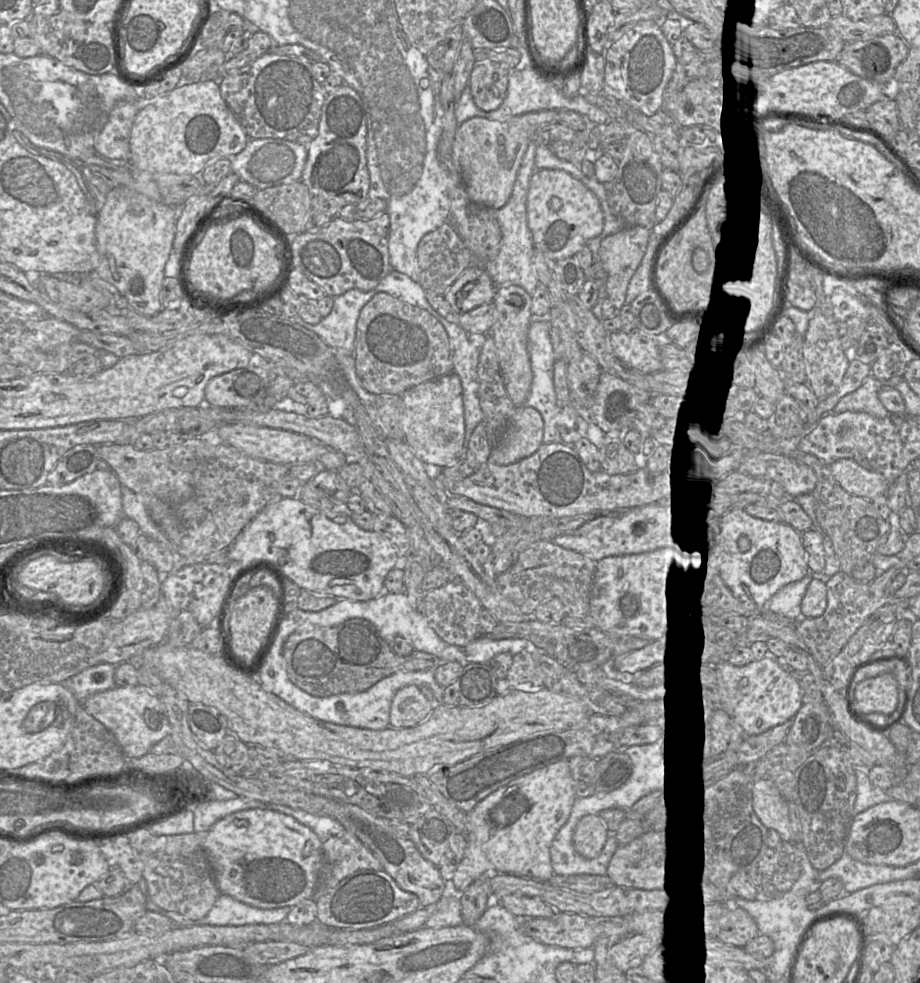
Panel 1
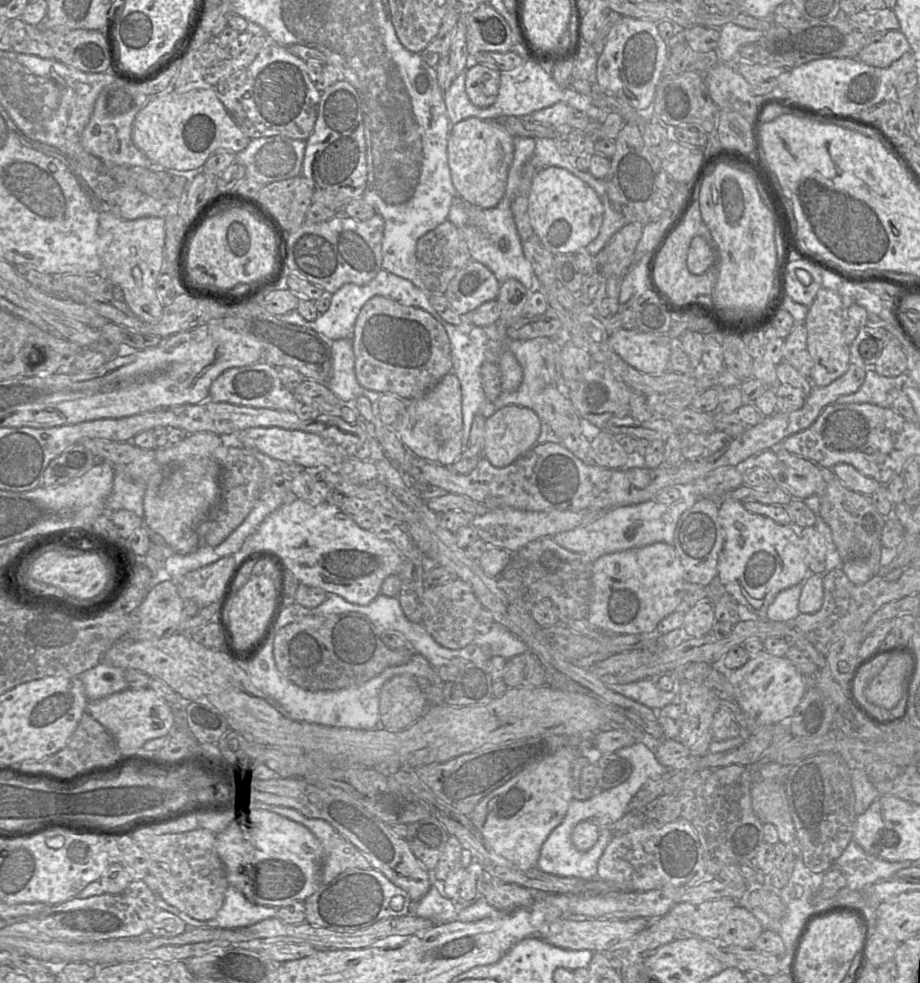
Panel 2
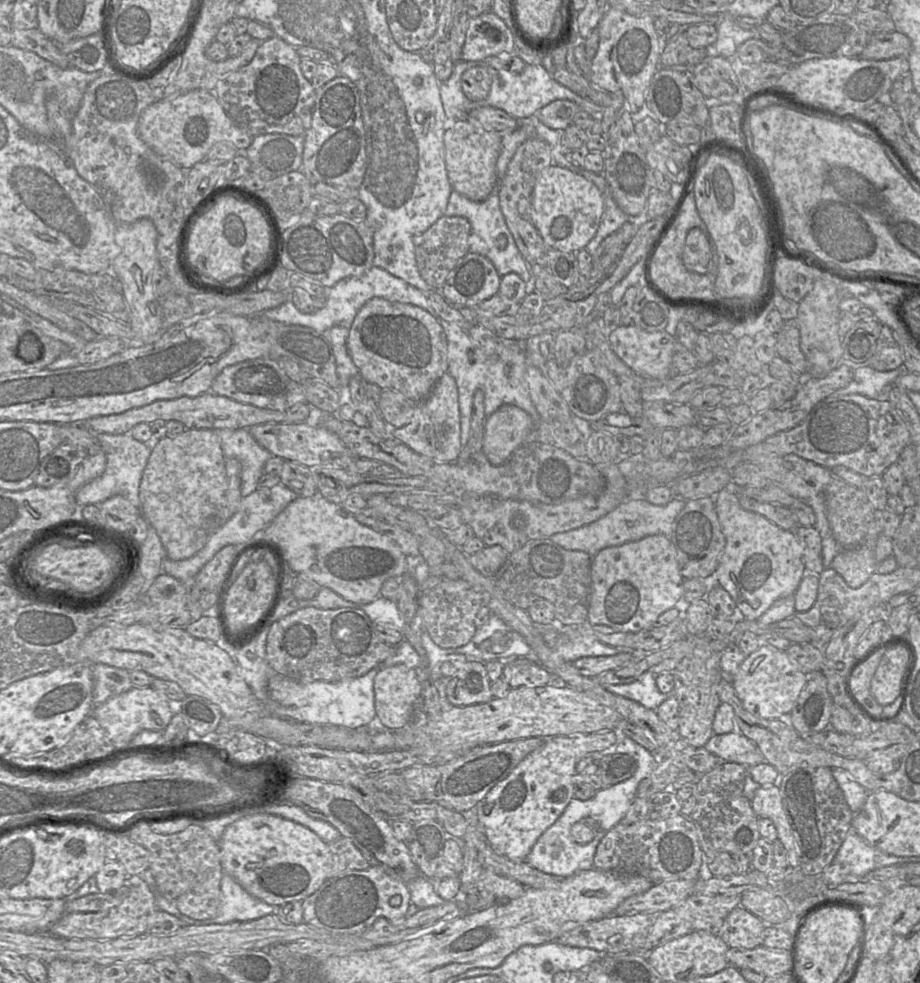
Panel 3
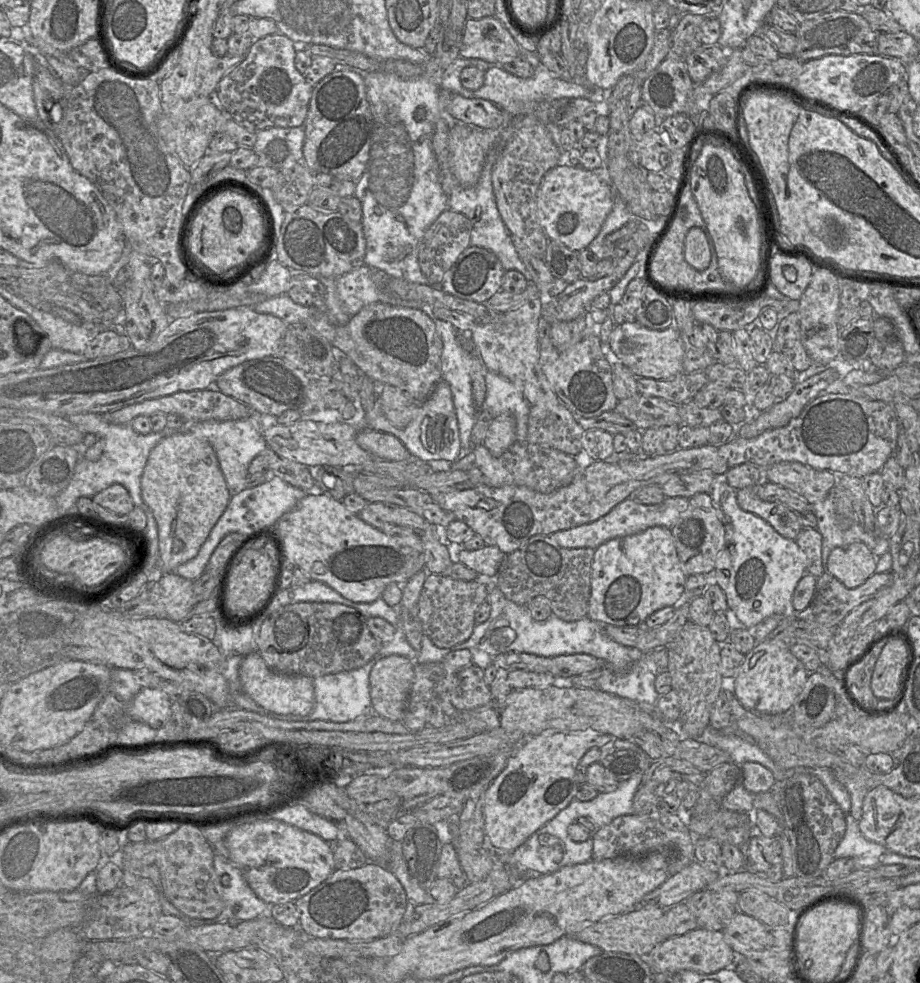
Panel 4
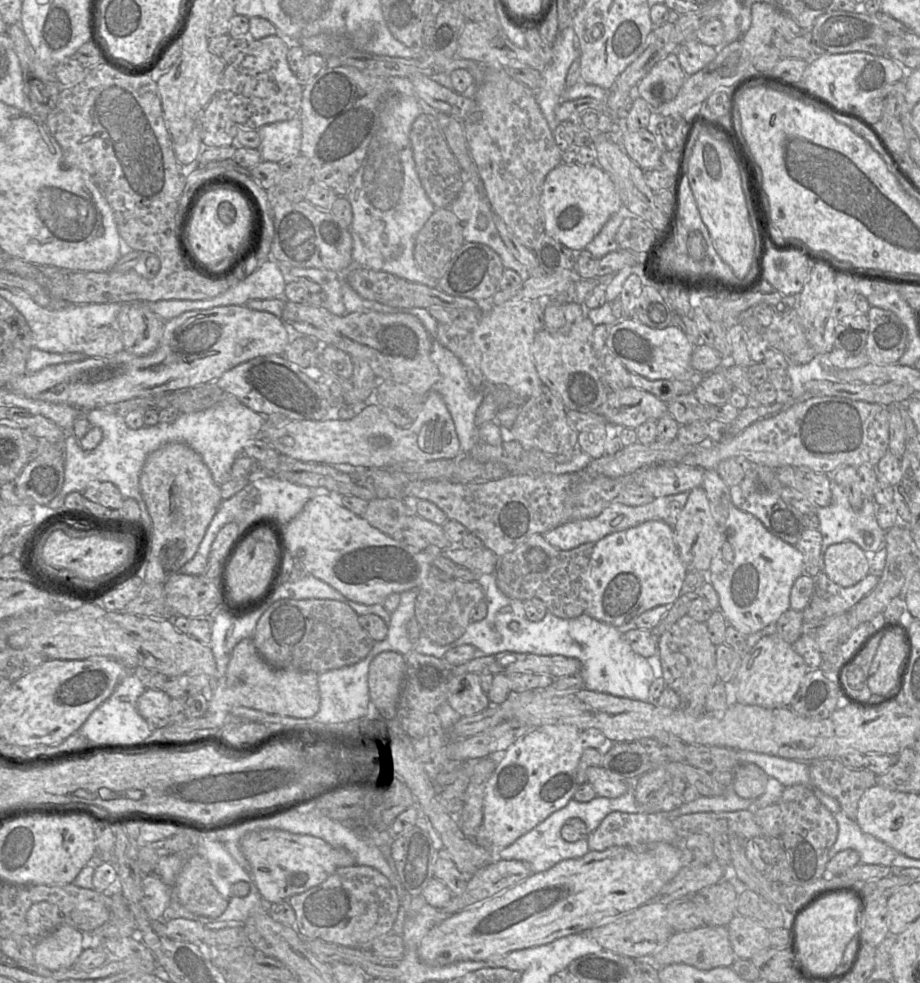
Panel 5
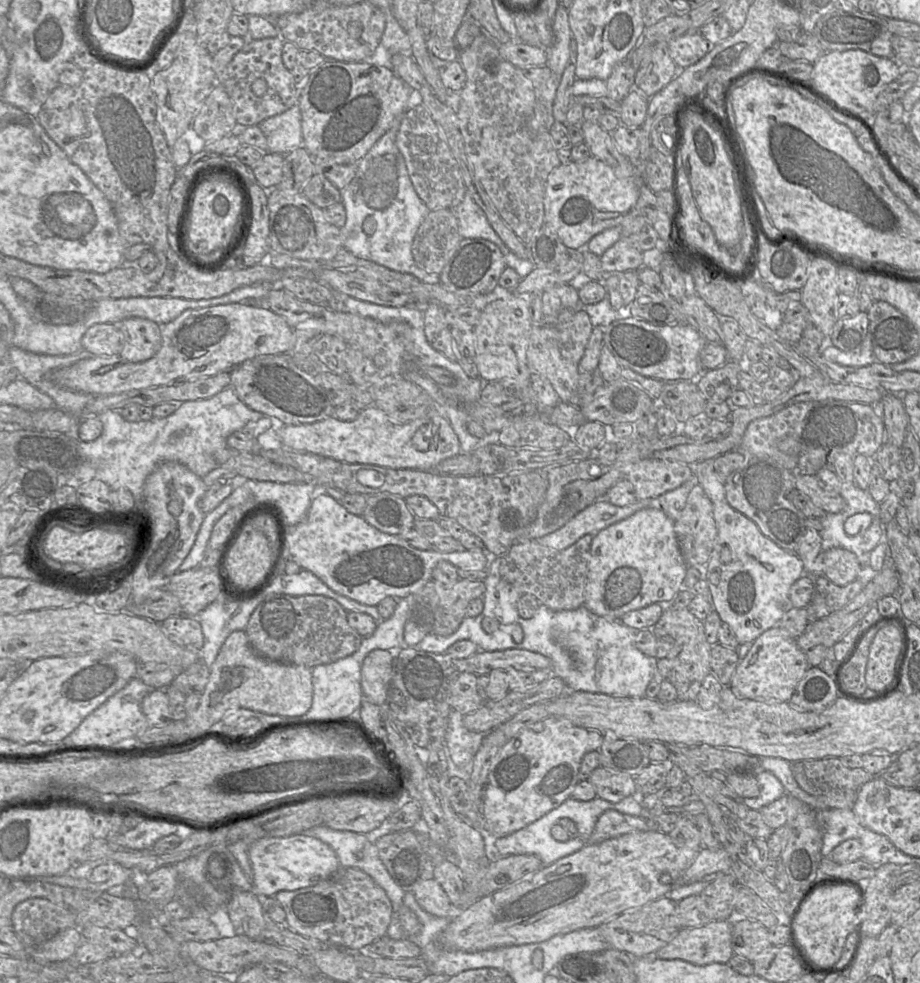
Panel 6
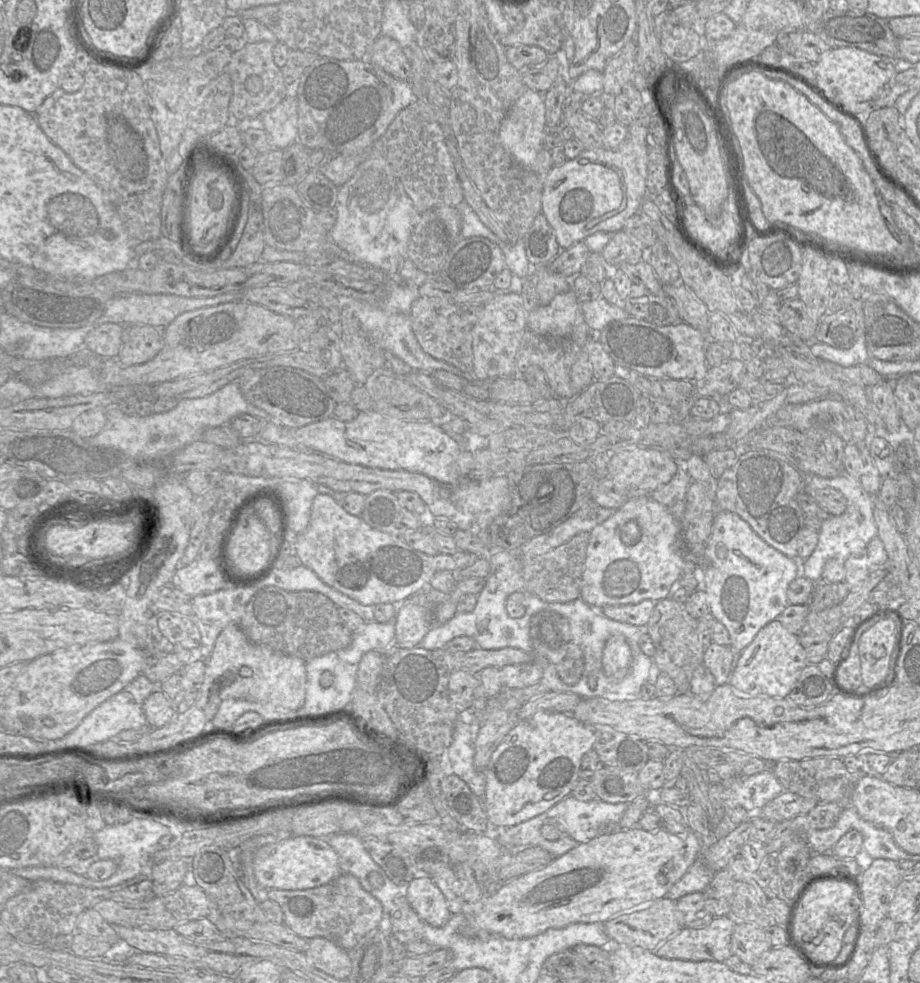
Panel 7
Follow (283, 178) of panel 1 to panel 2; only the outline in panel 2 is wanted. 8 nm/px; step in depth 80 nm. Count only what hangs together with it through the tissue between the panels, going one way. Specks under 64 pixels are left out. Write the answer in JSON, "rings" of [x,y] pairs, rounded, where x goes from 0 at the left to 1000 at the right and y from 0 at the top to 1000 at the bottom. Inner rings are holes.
{"rings":[[[295,138],[273,141],[265,153],[257,157],[255,165],[267,172],[267,179],[291,188],[327,178],[333,143],[310,138]]]}

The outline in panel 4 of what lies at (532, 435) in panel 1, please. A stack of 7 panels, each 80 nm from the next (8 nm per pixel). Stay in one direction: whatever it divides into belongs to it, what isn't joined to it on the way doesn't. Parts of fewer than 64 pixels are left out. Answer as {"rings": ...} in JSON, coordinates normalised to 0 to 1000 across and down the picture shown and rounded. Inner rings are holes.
{"rings":[[[547,420],[534,428],[527,446],[526,454],[535,464],[545,464],[561,449],[561,428],[554,420]]]}

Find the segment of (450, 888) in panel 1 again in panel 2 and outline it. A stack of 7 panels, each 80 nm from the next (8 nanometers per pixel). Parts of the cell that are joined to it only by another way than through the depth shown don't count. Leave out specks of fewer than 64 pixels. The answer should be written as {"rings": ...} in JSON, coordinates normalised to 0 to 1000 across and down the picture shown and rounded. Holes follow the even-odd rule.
{"rings":[[[470,899],[465,908],[452,920],[452,932],[466,935],[472,941],[496,937],[498,922],[492,916],[480,911]]]}

